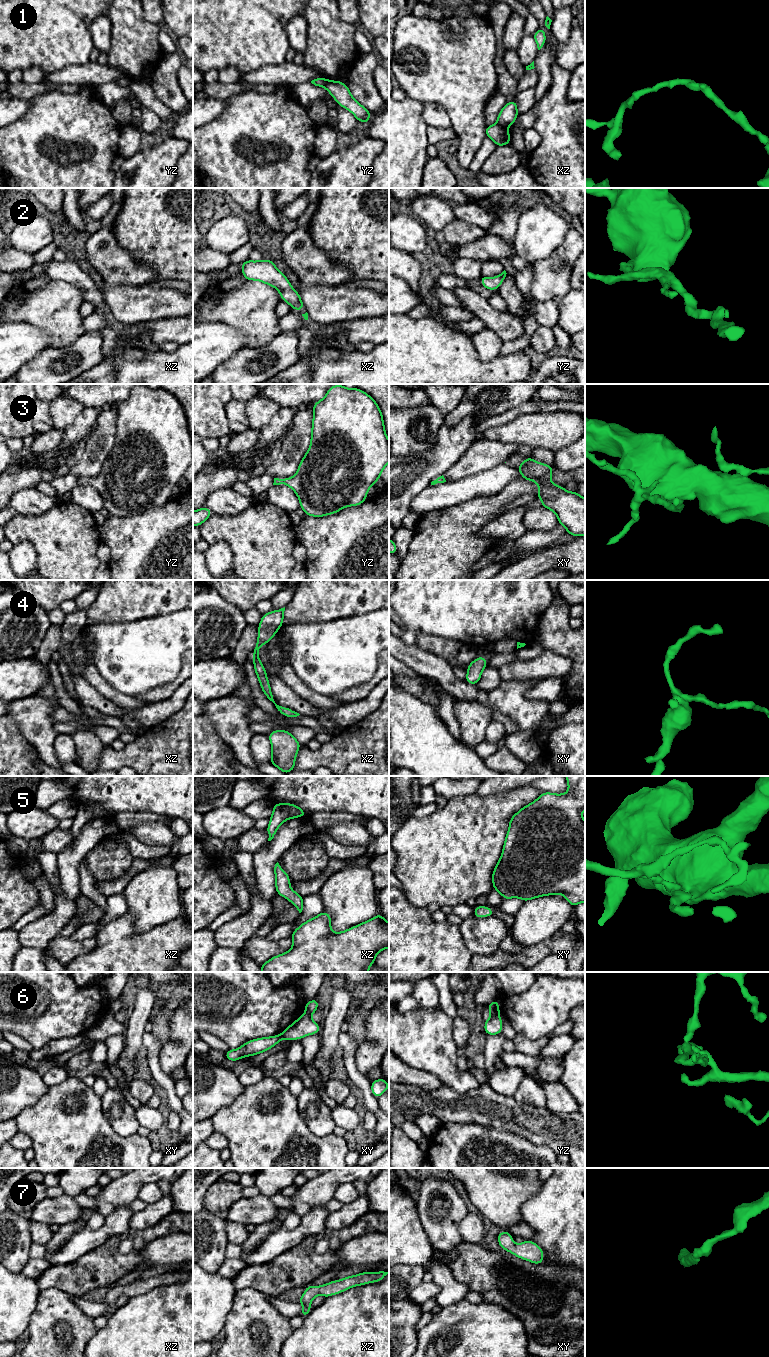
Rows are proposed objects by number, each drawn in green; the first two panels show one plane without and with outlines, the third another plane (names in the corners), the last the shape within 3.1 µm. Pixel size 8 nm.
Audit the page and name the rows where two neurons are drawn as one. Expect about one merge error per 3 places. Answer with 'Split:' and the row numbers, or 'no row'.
Split: 1, 6

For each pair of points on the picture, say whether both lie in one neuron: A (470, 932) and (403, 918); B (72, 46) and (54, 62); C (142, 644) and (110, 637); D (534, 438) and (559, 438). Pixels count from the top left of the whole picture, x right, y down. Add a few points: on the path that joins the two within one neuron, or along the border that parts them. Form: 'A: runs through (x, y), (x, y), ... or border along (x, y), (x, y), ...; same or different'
A: border along (458, 926), (461, 937), (470, 951); different
B: runs through (68, 48), (58, 58); same
C: runs through (134, 644), (118, 644); same
D: runs through (540, 438), (553, 438); same

